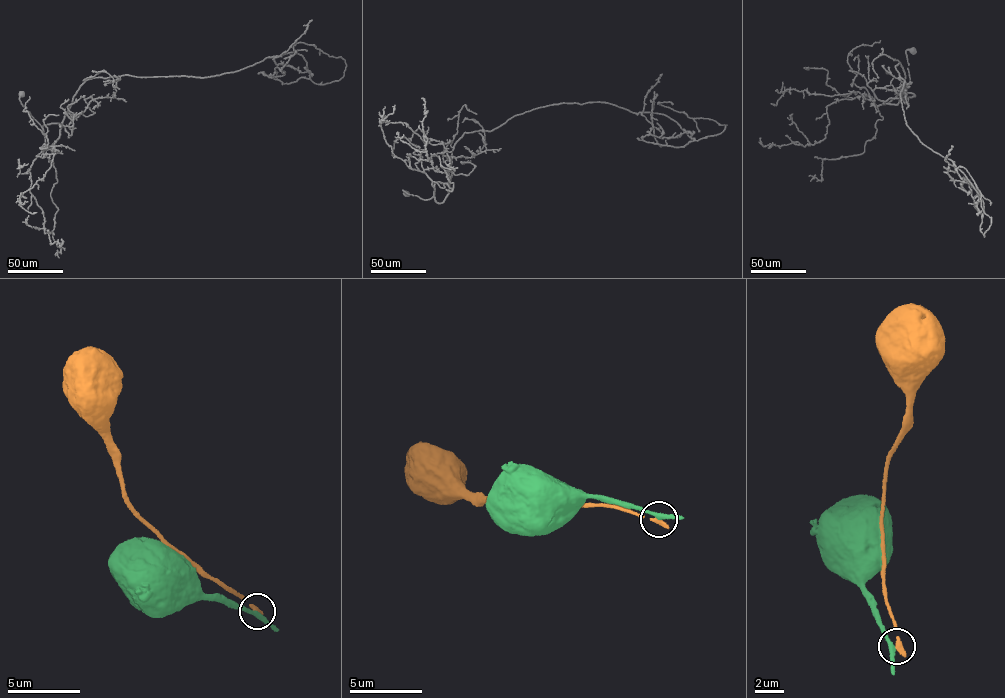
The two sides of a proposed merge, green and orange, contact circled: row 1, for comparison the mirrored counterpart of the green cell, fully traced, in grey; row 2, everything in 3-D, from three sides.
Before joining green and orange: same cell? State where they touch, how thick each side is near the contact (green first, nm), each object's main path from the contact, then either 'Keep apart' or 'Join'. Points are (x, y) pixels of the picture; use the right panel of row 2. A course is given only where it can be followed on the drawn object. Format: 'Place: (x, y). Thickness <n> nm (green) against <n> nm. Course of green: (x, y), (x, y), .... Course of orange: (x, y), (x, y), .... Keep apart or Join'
Place: (897, 646). Thickness 280 nm (green) against 360 nm. Course of green: (894, 648), (854, 576), (844, 547), (850, 538). Course of orange: (898, 647), (881, 574), (883, 484), (906, 404), (901, 361), (907, 345). Keep apart

